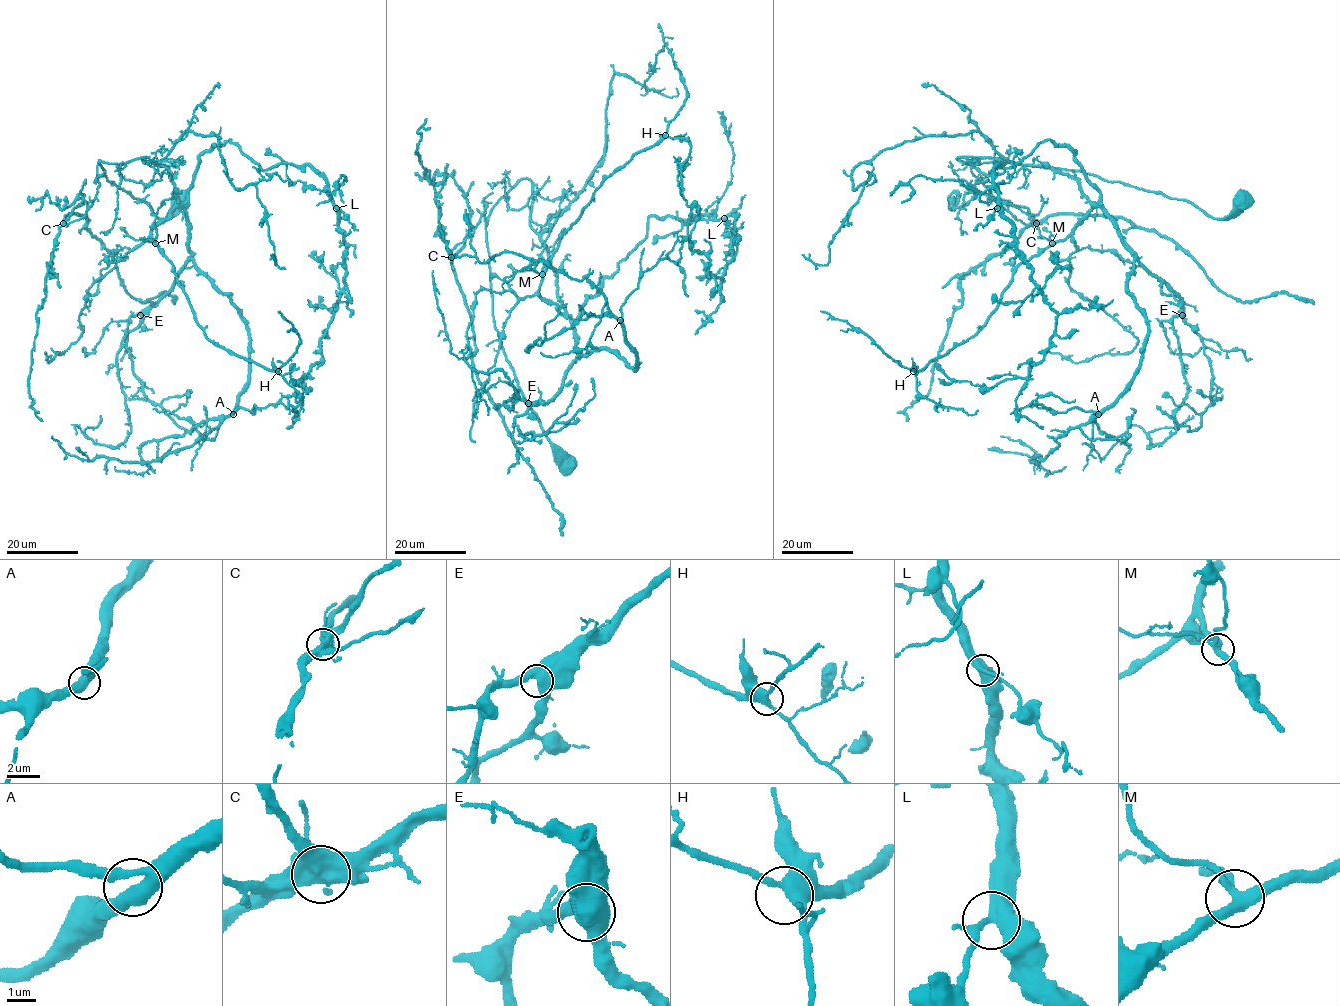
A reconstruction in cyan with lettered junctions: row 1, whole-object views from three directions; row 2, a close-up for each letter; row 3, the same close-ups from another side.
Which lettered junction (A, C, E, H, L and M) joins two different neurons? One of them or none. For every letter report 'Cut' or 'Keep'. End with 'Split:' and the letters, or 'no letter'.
A: Keep
C: Cut
E: Keep
H: Keep
L: Keep
M: Keep
Split: C

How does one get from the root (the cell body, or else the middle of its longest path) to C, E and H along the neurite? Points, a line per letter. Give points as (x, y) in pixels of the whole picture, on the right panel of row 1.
C: (1245, 201), (1214, 219), (1186, 201), (1079, 171), (994, 167), (982, 179), (991, 197), (1018, 220), (1036, 223)
E: (1245, 201), (1214, 219), (1186, 201), (1079, 171), (957, 158), (1071, 176), (1178, 296), (1182, 315)
H: (1245, 201), (1214, 219), (1079, 171), (958, 158), (1067, 173), (1092, 208), (1016, 268), (973, 335), (913, 371)

